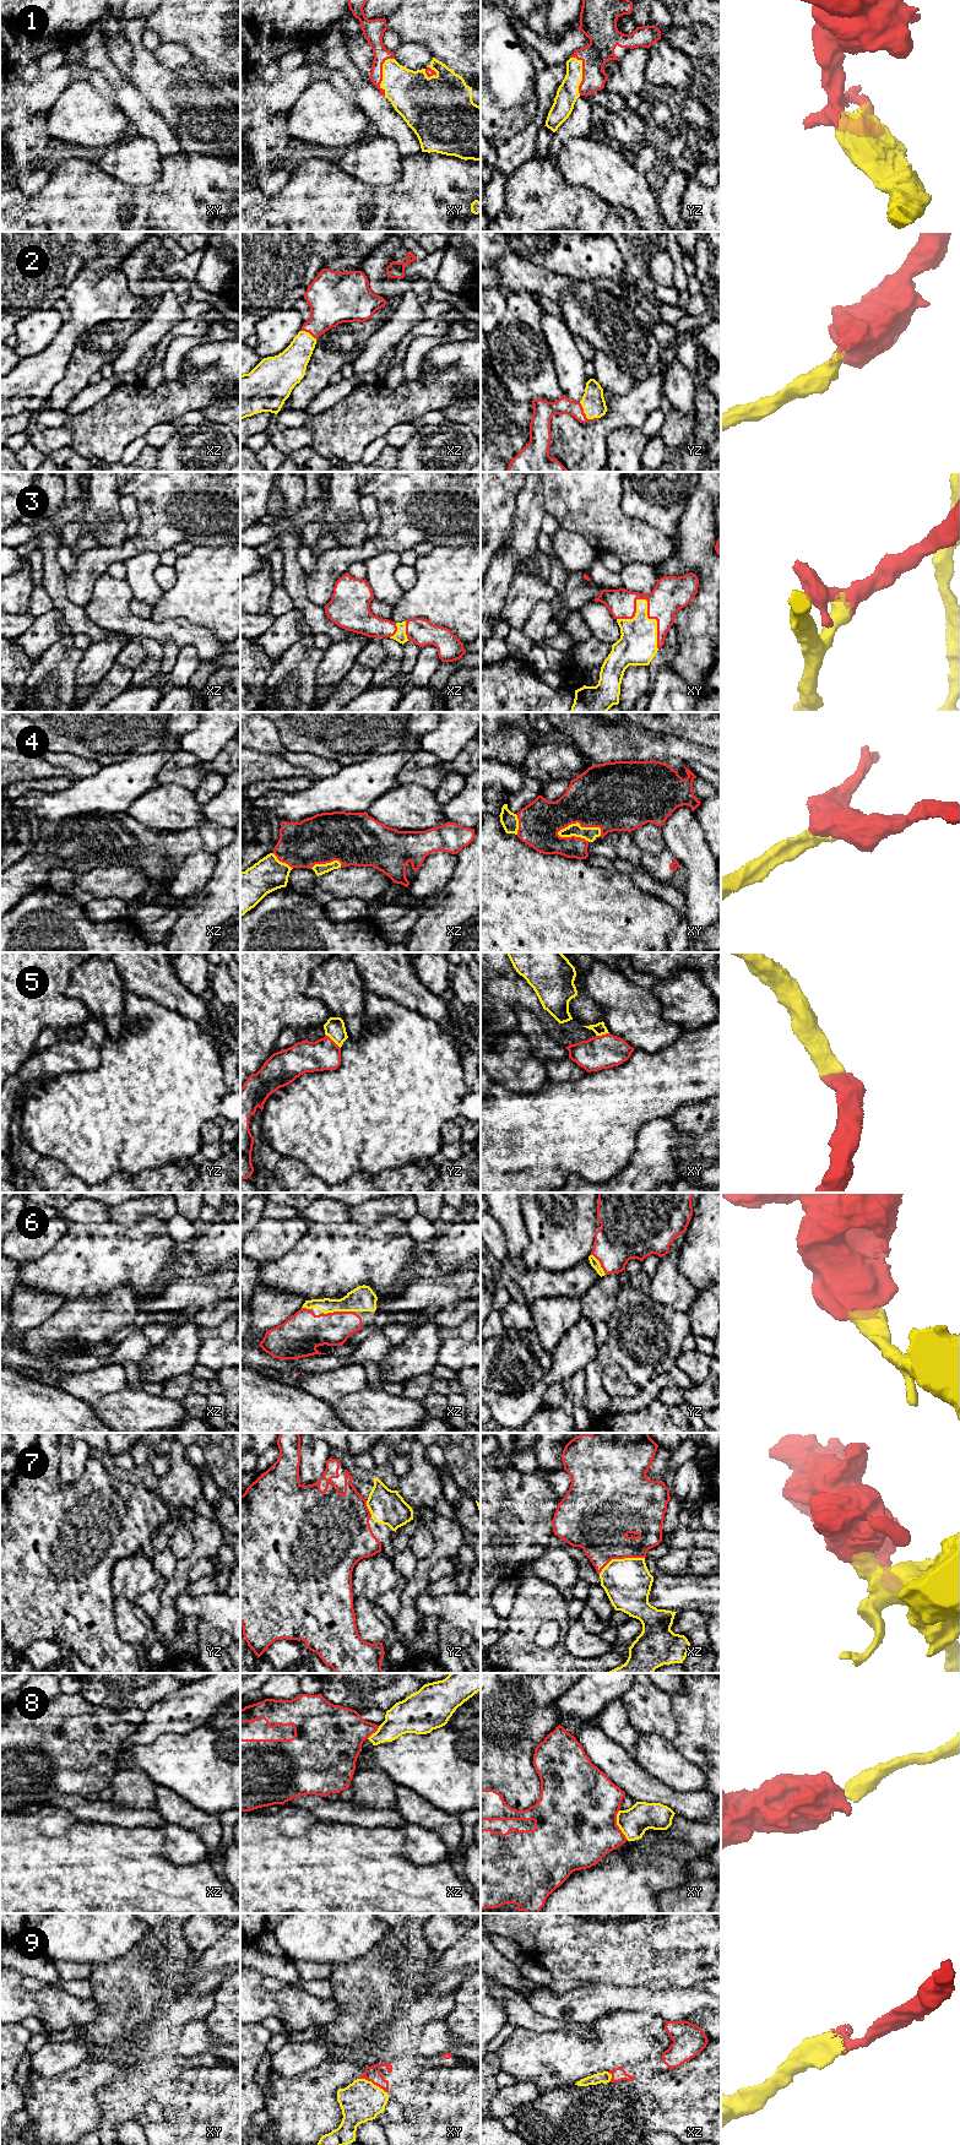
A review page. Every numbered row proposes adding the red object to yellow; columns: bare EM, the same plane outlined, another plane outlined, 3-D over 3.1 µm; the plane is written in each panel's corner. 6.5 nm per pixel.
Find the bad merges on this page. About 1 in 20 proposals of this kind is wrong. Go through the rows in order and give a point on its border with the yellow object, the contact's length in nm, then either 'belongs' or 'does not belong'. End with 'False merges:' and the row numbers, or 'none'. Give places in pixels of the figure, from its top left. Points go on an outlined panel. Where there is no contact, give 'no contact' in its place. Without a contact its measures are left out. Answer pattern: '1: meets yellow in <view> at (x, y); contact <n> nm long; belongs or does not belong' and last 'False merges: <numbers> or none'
1: meets yellow in xy at (383, 75); contact 260 nm long; belongs
2: meets yellow in yz at (586, 416); contact 170 nm long; belongs
3: meets yellow in xy at (654, 619); contact 360 nm long; belongs
4: meets yellow in xy at (580, 826); contact 300 nm long; belongs
5: meets yellow in yz at (332, 1040); contact 140 nm long; belongs
6: meets yellow in xz at (339, 1310); contact 200 nm long; belongs
7: meets yellow in xz at (620, 1559); contact 320 nm long; belongs
8: meets yellow in xy at (617, 1824); contact 200 nm long; does not belong
9: meets yellow in xy at (372, 2083); contact 220 nm long; belongs
False merges: 8

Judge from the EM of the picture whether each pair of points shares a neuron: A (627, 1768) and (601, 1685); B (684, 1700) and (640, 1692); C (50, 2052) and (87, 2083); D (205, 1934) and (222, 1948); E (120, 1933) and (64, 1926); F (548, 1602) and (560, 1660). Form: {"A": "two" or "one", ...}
{"A": "two", "B": "two", "C": "two", "D": "two", "E": "one", "F": "one"}

